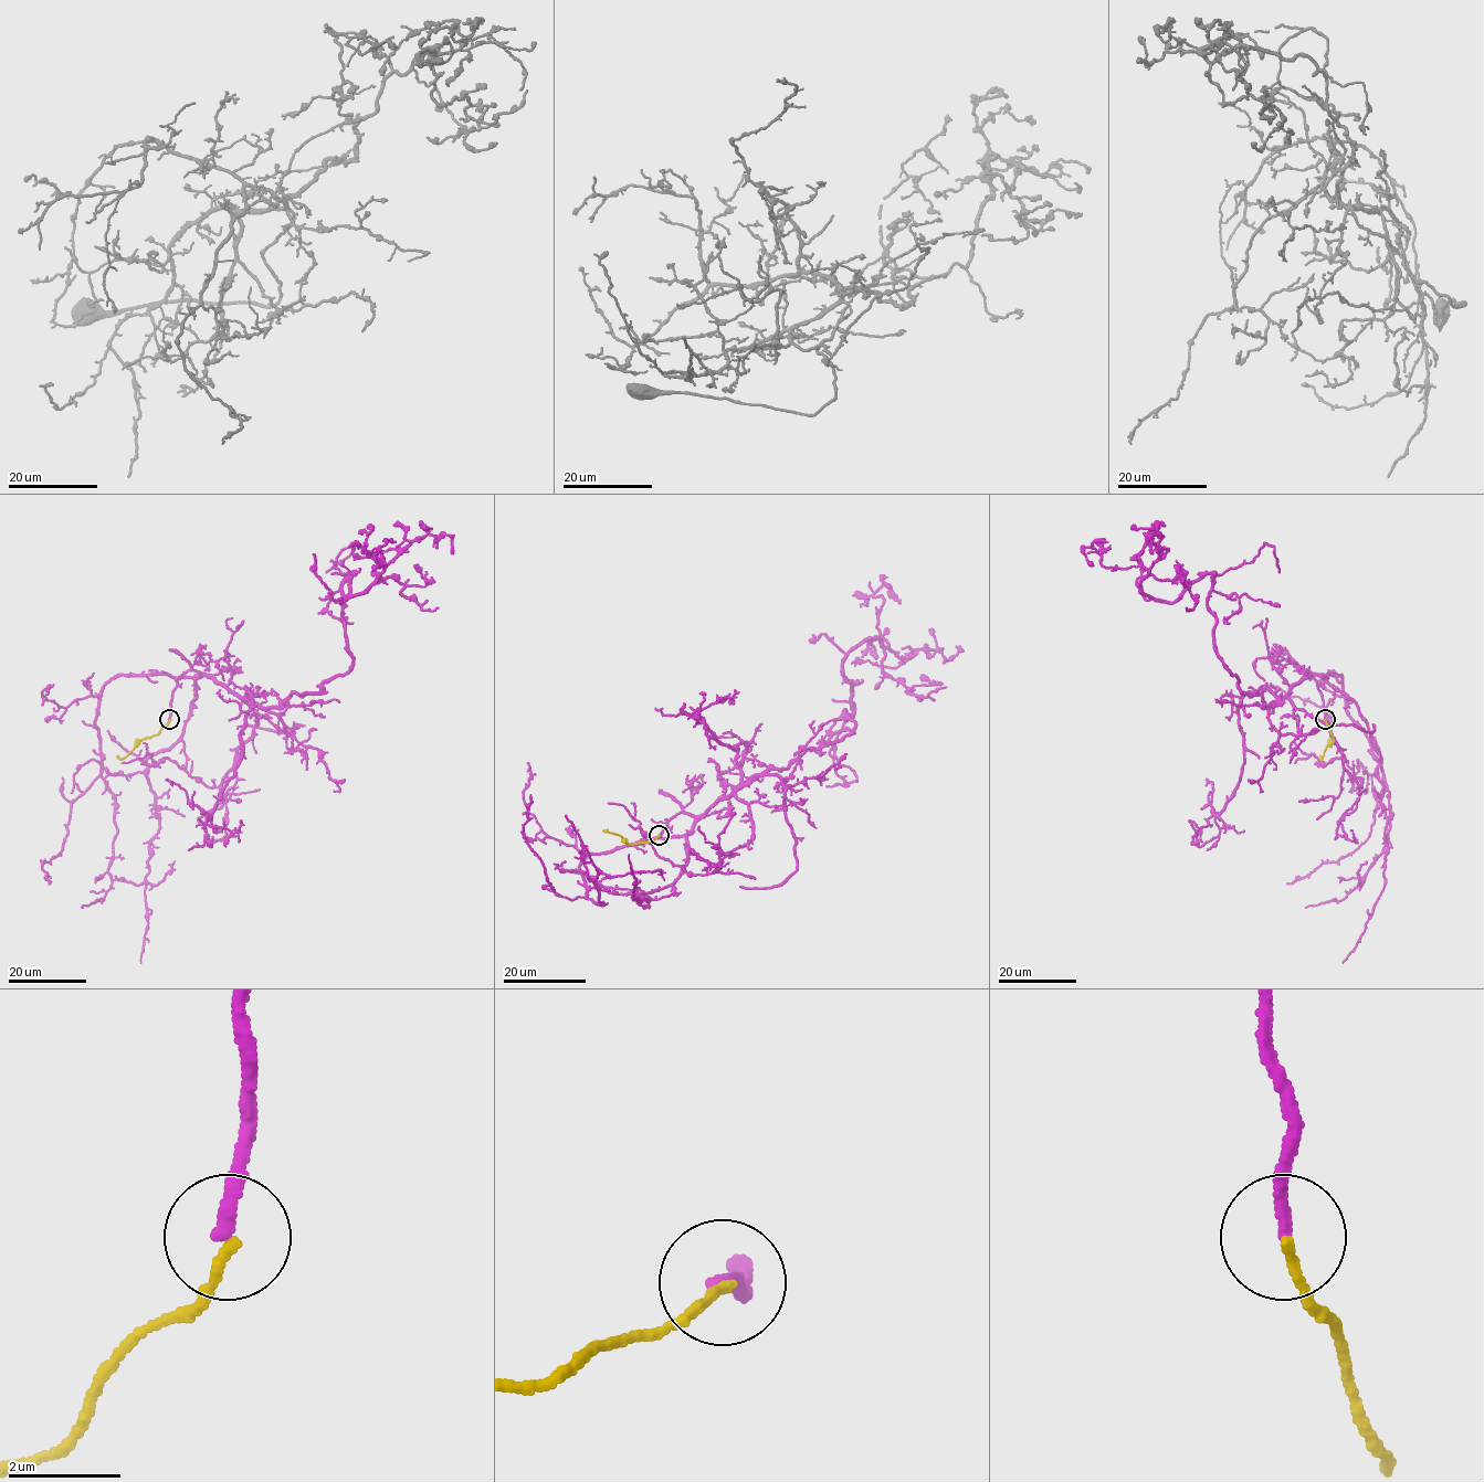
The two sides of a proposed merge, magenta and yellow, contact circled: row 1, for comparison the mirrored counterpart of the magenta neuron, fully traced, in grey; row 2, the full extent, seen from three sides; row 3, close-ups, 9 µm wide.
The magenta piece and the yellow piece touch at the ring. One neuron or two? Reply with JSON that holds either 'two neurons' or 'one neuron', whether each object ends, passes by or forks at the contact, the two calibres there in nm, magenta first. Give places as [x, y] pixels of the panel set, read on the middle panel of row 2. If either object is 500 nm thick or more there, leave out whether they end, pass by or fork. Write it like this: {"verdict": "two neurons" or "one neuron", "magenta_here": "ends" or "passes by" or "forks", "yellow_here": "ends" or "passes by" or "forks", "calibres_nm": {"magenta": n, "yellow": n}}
{"verdict": "two neurons", "magenta_here": "ends", "yellow_here": "ends", "calibres_nm": {"magenta": 240, "yellow": 170}}

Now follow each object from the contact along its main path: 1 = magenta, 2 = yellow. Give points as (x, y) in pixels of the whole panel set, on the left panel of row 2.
1: (169, 720), (189, 670), (262, 707), (317, 694), (353, 662), (341, 582), (341, 602), (428, 535), (453, 553)
2: (169, 720), (157, 734), (141, 740), (123, 759), (116, 755)

